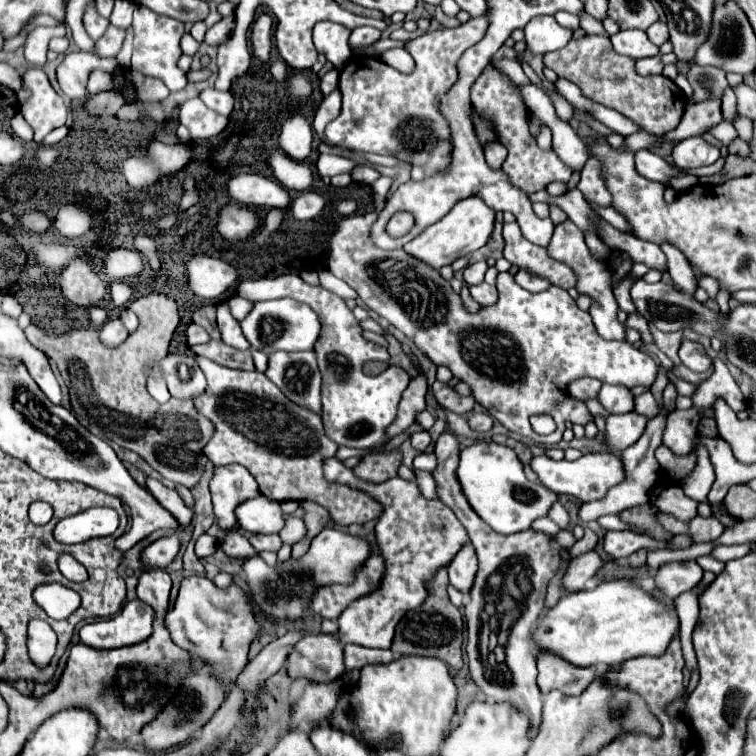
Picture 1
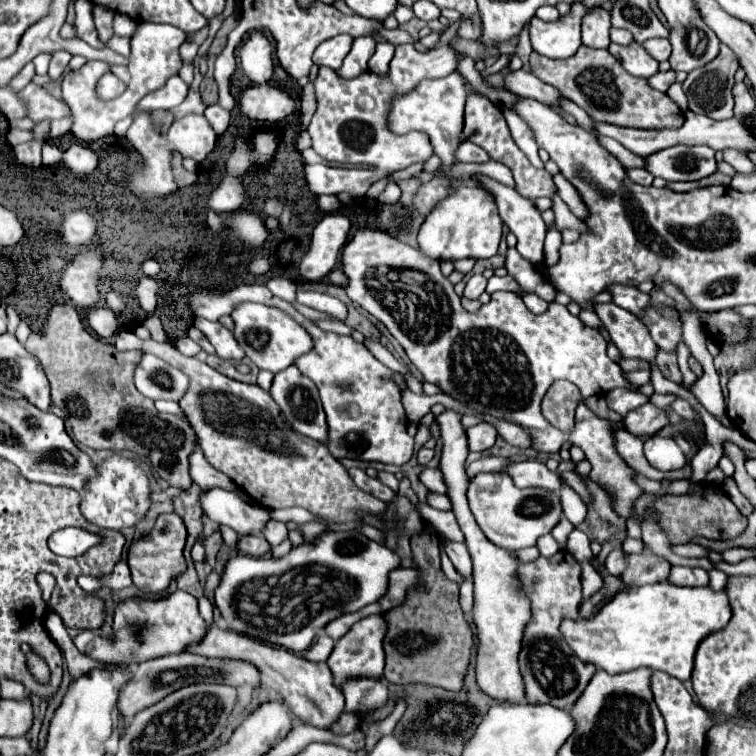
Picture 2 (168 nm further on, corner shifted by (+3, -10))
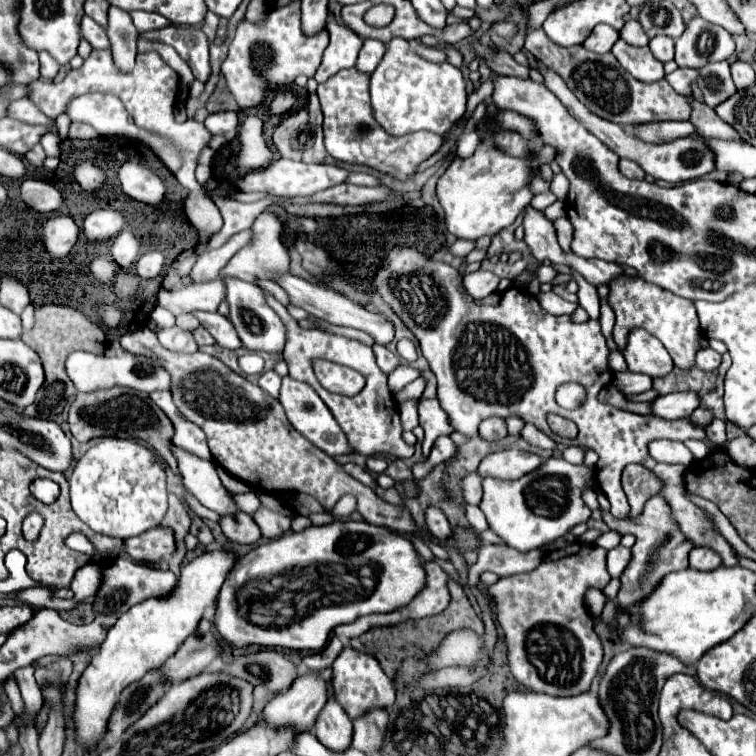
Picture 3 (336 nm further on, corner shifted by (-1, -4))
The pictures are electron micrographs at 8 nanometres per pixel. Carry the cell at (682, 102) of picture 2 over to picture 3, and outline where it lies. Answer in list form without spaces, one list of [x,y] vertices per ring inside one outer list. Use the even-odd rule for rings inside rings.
[[[688,96],[688,102],[692,106],[690,122],[696,126],[700,136],[716,138],[716,140],[736,140],[736,138],[742,140],[738,132],[732,126],[728,126],[722,118],[718,118],[718,114],[710,106],[696,100],[694,96]]]

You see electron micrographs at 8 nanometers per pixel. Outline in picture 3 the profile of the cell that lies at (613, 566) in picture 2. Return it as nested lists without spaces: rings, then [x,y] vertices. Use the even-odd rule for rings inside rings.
[[[616,546],[616,548],[608,550],[608,572],[612,578],[620,578],[620,574],[628,566],[628,562],[630,562],[630,548]]]

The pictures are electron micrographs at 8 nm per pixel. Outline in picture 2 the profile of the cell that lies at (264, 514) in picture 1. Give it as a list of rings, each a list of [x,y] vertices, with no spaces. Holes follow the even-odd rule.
[[[222,488],[204,490],[200,494],[200,506],[206,518],[214,520],[216,524],[230,526],[240,536],[262,532],[264,524],[270,520],[264,508],[248,504],[234,490],[222,490]]]

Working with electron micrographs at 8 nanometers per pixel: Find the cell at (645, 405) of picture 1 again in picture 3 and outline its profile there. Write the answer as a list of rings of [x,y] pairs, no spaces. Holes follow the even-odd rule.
[[[684,442],[684,444],[694,454],[694,460],[704,460],[710,454],[710,450],[706,448],[704,442]]]

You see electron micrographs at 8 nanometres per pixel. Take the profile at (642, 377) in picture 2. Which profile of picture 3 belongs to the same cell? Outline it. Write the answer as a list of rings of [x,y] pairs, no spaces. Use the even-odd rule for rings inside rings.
[[[618,350],[610,351],[608,365],[610,366],[610,369],[612,369],[612,371],[614,372],[623,372],[628,369],[622,353]]]

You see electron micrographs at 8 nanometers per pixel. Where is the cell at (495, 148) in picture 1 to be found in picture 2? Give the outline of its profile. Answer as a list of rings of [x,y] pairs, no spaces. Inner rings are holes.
[[[464,140],[464,142],[458,146],[456,160],[458,160],[458,162],[488,162],[490,156],[488,156],[486,152],[482,152],[482,148],[478,148],[476,144]]]

